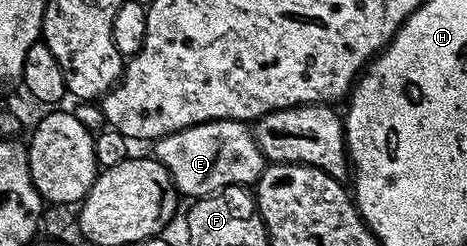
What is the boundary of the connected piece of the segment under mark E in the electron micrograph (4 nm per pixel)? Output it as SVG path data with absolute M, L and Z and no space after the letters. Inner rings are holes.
M211 120L155 141L154 159L162 162L181 197L211 196L232 185L252 186L266 167L253 129L242 120Z

